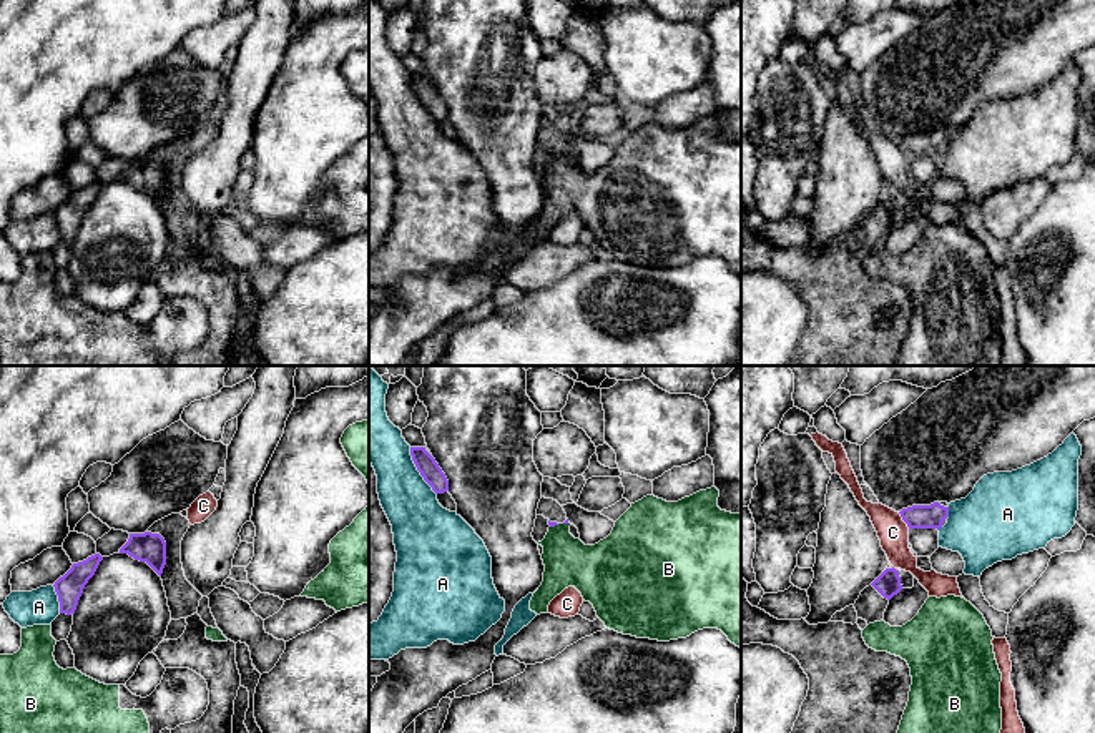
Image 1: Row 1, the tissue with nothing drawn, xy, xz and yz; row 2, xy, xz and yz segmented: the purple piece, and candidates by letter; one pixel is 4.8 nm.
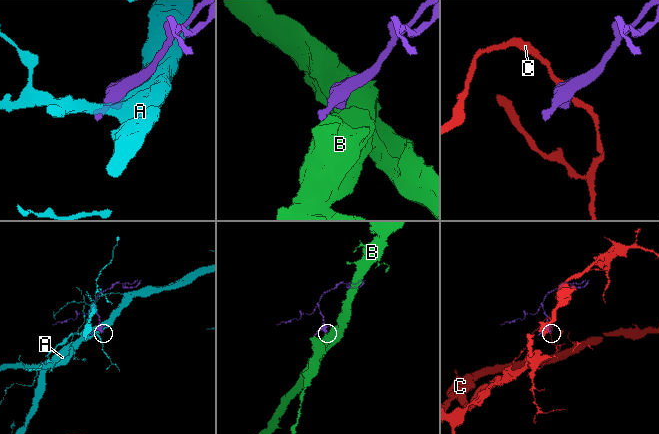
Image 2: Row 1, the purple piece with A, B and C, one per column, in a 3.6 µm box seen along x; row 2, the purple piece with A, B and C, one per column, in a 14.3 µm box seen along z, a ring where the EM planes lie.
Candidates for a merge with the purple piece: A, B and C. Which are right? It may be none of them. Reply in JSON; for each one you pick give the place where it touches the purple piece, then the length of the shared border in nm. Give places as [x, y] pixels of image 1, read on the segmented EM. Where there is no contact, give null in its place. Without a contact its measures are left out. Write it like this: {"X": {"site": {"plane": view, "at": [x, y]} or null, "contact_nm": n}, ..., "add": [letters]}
{"add": []}

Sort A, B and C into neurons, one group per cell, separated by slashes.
A / B / C

